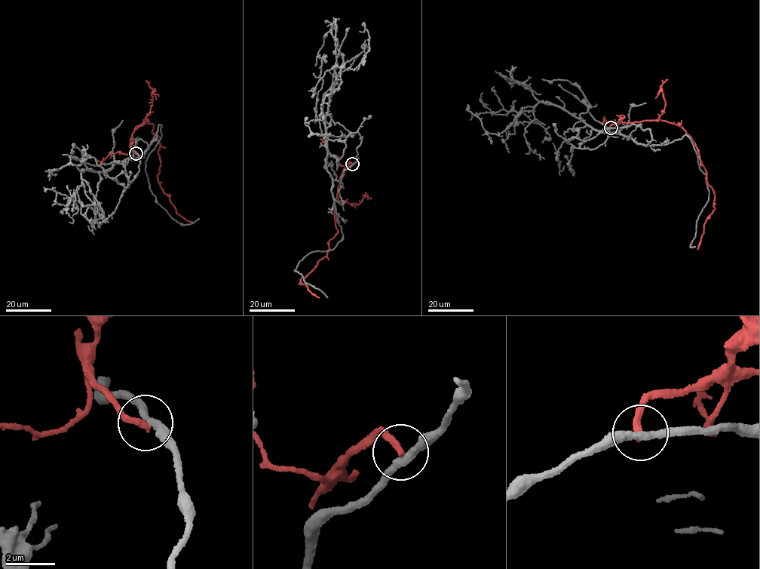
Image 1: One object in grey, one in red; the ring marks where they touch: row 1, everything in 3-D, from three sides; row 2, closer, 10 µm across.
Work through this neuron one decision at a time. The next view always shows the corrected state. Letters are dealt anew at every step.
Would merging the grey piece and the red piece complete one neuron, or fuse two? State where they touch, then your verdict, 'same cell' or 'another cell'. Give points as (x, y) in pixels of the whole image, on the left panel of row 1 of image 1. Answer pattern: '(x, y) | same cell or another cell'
(136, 153) | another cell

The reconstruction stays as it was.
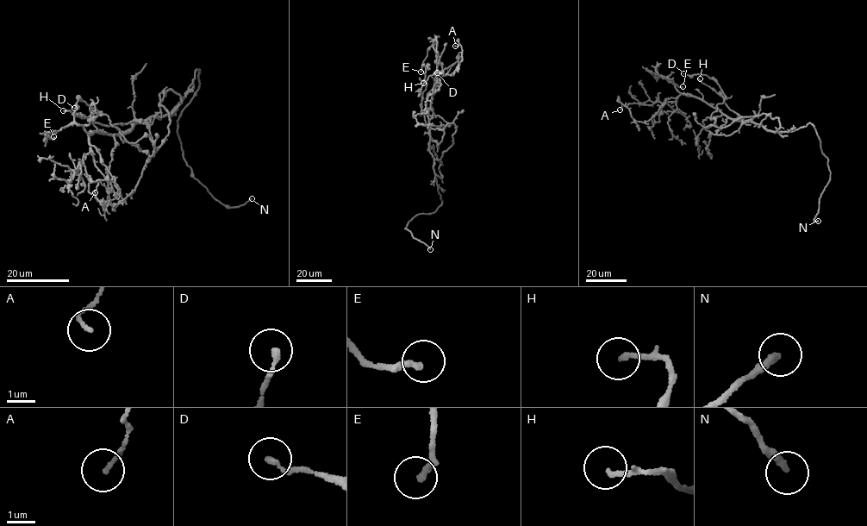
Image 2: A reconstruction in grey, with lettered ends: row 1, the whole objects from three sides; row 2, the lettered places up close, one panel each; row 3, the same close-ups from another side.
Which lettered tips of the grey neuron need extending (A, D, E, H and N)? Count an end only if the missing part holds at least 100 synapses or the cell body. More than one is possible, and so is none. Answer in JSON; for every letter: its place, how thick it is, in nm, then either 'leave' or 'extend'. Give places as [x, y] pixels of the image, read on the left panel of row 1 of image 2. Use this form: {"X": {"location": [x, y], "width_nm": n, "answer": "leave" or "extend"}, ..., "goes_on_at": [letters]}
{"A": {"location": [95, 192], "width_nm": 120, "answer": "leave"}, "D": {"location": [74, 108], "width_nm": 180, "answer": "leave"}, "E": {"location": [53, 136], "width_nm": 190, "answer": "leave"}, "H": {"location": [63, 110], "width_nm": 150, "answer": "leave"}, "N": {"location": [252, 198], "width_nm": 280, "answer": "extend"}, "goes_on_at": ["N"]}

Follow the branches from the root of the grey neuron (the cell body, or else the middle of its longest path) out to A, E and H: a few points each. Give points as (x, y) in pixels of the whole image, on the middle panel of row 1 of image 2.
A: (433, 162), (429, 149), (428, 111), (437, 80), (445, 74), (452, 74), (462, 59), (461, 46), (455, 46)
E: (433, 162), (429, 149), (427, 114), (432, 93), (442, 69), (434, 43), (427, 50), (421, 72)
H: (433, 162), (429, 149), (429, 127), (444, 131), (439, 145), (429, 134), (421, 107), (427, 84), (423, 83)

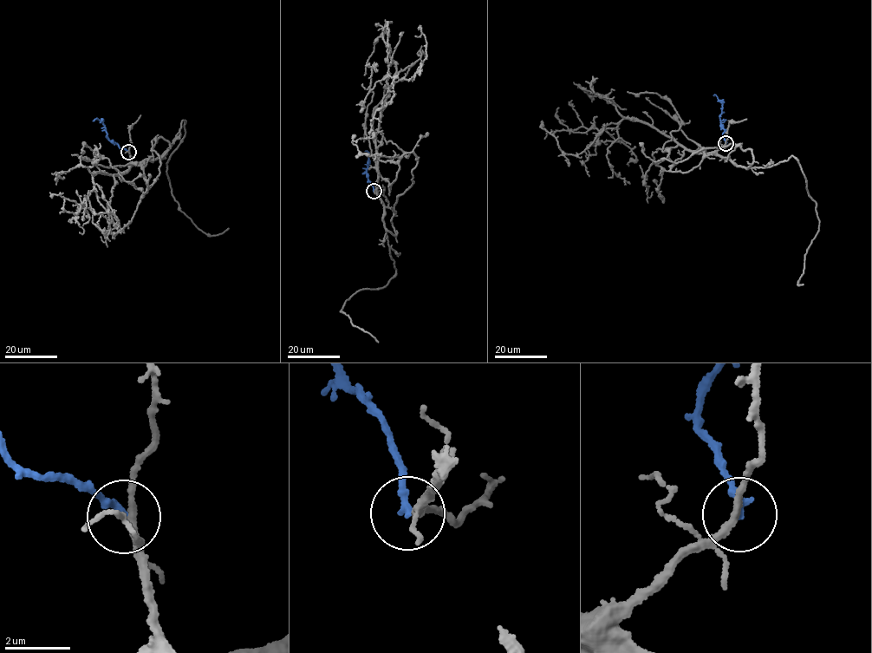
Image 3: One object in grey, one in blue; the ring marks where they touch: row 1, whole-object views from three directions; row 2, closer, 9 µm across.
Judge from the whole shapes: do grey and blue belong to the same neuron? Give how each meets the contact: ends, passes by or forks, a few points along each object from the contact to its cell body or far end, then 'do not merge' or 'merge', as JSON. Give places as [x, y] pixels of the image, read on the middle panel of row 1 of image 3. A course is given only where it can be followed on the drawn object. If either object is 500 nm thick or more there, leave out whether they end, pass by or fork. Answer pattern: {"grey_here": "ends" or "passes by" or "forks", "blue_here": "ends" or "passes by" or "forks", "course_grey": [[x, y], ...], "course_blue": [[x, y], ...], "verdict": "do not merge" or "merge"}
{"grey_here": "passes by", "blue_here": "ends", "course_grey": [[374, 191], [384, 206], [395, 272], [383, 287], [358, 291], [340, 312], [378, 342]], "course_blue": [[374, 191], [366, 173], [368, 153], [365, 151]], "verdict": "merge"}

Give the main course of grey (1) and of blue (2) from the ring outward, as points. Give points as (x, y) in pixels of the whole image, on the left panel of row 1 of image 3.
1: (128, 152), (133, 164), (159, 158), (184, 120), (185, 136), (166, 164), (174, 200), (206, 233), (229, 228)
2: (128, 152), (109, 140), (103, 123), (96, 118), (93, 120)

